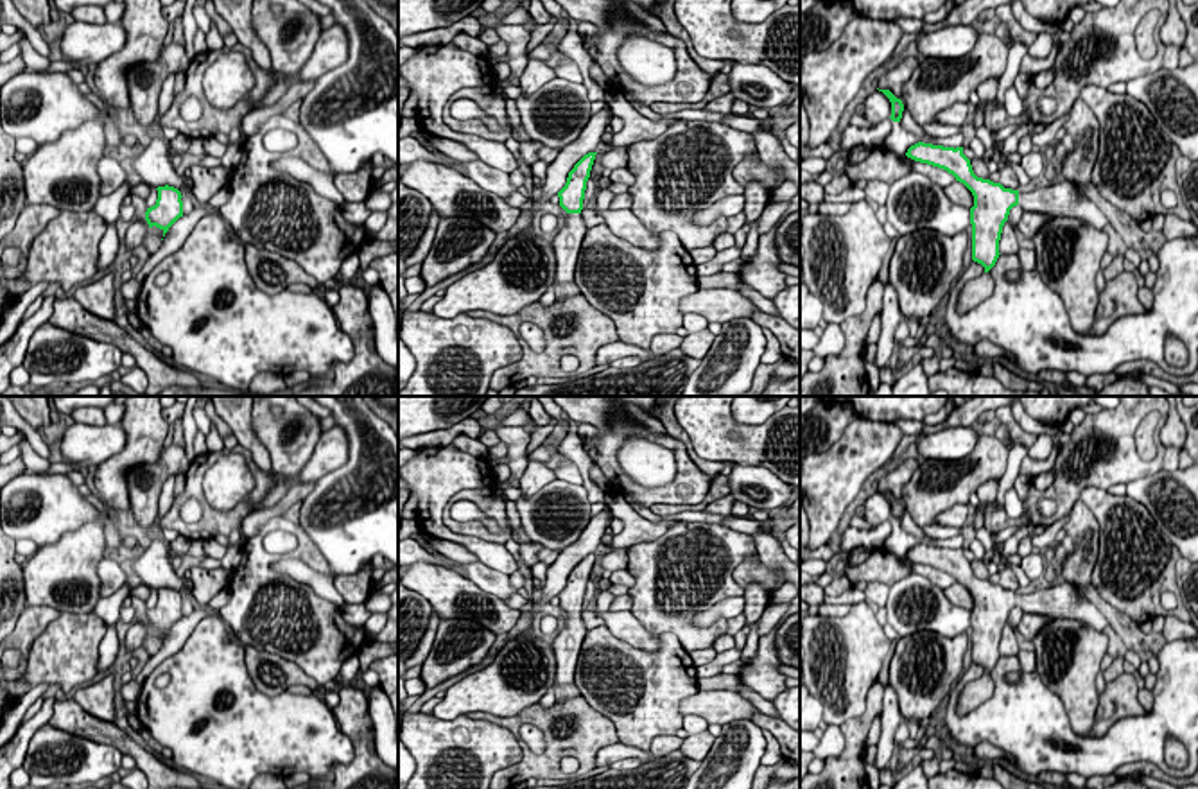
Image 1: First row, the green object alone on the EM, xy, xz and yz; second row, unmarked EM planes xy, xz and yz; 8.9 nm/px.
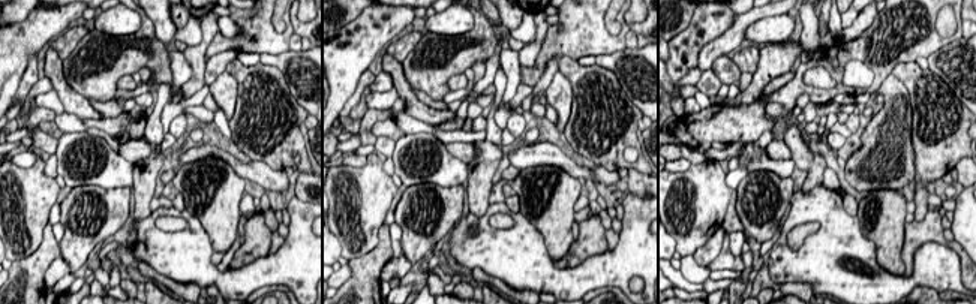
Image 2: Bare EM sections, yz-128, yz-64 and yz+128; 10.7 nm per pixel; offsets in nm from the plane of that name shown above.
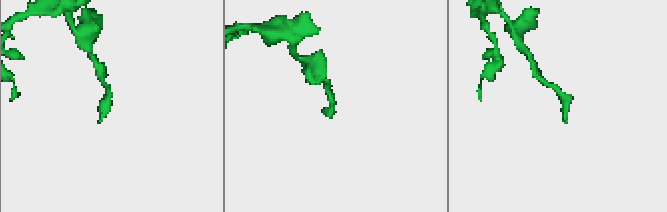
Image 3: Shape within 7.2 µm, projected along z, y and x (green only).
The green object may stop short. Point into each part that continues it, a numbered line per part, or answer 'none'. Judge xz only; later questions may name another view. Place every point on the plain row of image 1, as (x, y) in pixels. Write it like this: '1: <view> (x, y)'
1: xz (567, 642)

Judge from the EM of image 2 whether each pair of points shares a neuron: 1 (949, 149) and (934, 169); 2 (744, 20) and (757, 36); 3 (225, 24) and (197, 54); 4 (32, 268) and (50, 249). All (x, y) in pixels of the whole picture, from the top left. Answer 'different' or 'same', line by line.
1: same
2: different
3: different
4: same

